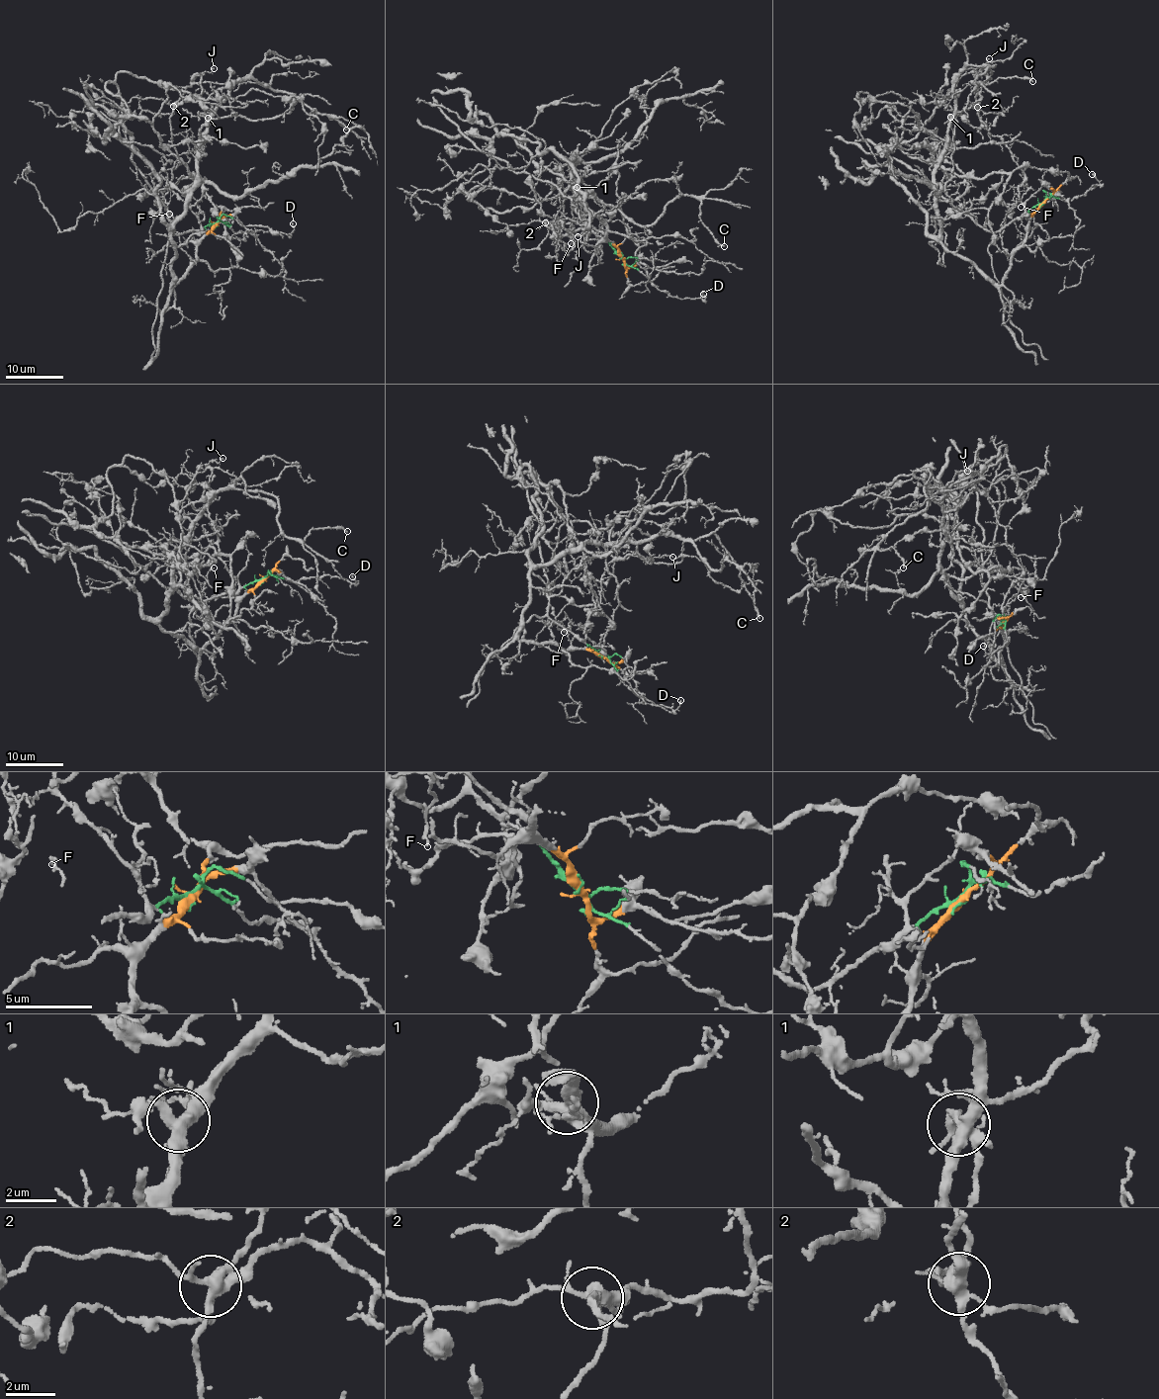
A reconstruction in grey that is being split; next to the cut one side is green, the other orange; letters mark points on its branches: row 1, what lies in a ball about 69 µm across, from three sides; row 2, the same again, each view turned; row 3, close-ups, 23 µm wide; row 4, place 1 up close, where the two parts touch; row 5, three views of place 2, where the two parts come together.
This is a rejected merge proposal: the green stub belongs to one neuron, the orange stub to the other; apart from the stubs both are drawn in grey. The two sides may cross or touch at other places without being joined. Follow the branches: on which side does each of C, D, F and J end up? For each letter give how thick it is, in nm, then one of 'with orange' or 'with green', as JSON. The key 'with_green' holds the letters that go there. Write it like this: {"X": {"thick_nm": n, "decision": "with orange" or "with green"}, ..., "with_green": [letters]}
{"C": {"thick_nm": 140, "decision": "with orange"}, "D": {"thick_nm": 170, "decision": "with green"}, "F": {"thick_nm": 180, "decision": "with green"}, "J": {"thick_nm": 90, "decision": "with green"}, "with_green": ["D", "F", "J"]}

